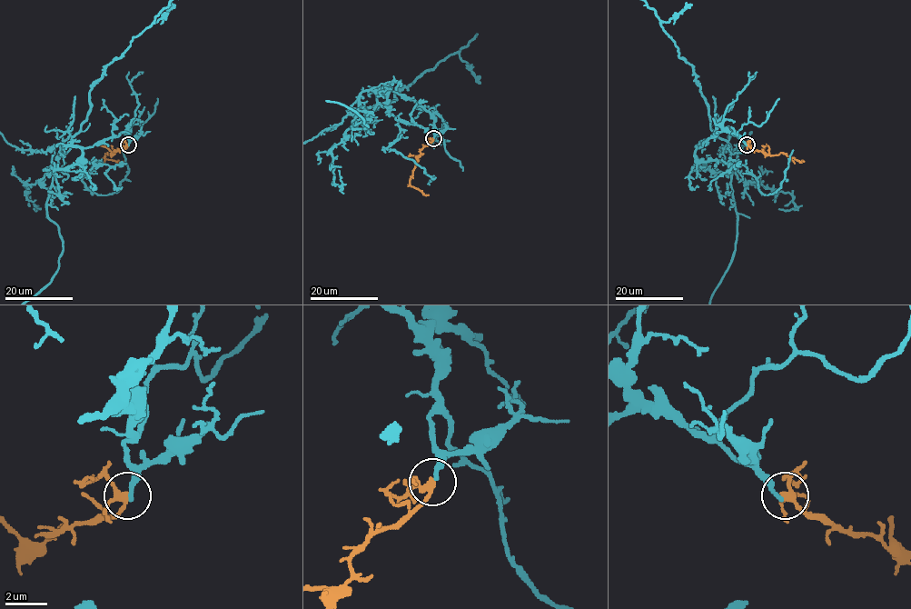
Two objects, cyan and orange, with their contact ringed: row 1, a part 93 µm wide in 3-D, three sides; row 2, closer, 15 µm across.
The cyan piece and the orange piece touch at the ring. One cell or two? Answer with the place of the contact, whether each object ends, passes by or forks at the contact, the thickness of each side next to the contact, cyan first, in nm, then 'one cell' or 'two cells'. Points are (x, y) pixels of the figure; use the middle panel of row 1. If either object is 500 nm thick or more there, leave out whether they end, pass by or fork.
at (433, 138); cyan ends there; orange forks there; 220 nm thick on the cyan side, 240 nm on the other; one cell

